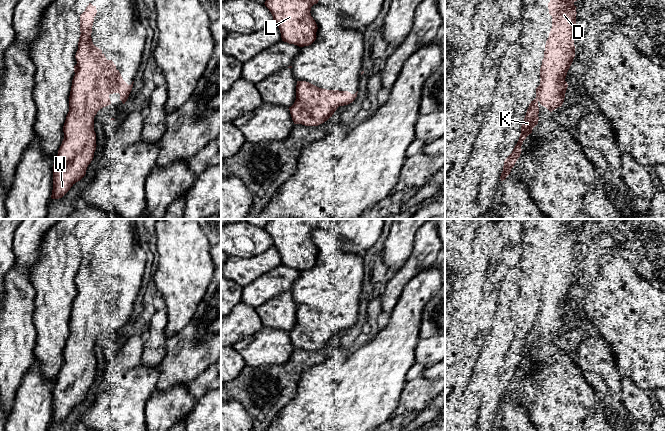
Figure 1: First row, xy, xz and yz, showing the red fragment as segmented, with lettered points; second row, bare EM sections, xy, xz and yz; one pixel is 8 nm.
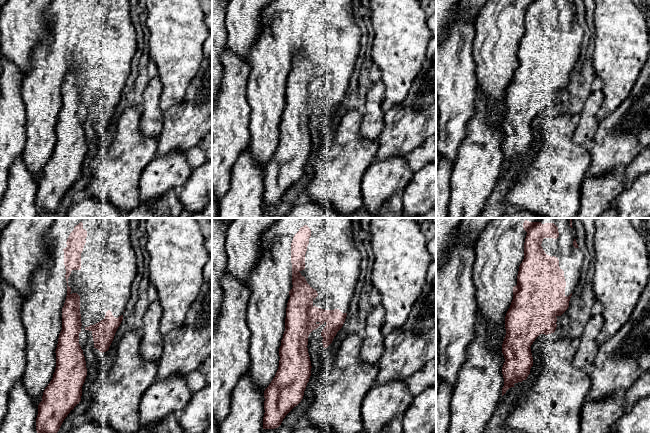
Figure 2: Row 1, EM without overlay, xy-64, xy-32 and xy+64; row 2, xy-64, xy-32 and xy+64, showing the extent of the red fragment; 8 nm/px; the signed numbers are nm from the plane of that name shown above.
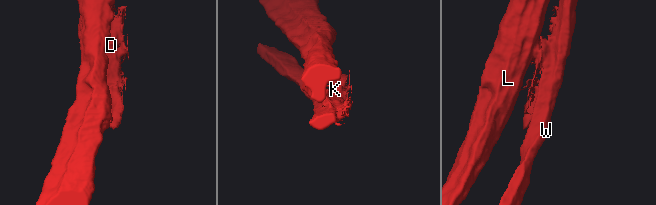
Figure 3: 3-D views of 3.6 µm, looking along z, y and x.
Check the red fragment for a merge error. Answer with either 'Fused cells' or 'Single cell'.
Fused cells

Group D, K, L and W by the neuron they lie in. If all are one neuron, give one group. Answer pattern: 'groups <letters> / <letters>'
groups D K W / L

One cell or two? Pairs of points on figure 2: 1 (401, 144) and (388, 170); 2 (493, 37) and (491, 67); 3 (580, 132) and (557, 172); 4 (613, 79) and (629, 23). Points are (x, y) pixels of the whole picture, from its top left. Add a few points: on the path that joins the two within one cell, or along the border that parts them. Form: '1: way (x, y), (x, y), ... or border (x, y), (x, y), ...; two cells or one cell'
1: border (404, 155), (393, 155), (386, 159), (375, 161); two cells
2: way (493, 44), (493, 60); one cell
3: border (576, 125), (573, 141), (587, 145); two cells
4: way (618, 65), (621, 37); one cell

